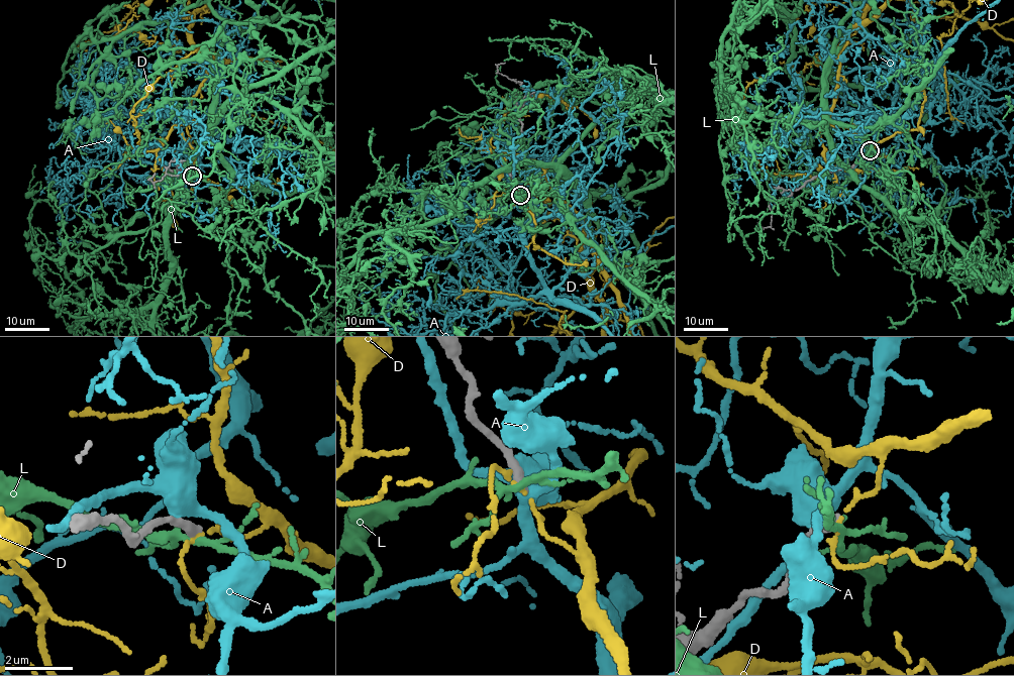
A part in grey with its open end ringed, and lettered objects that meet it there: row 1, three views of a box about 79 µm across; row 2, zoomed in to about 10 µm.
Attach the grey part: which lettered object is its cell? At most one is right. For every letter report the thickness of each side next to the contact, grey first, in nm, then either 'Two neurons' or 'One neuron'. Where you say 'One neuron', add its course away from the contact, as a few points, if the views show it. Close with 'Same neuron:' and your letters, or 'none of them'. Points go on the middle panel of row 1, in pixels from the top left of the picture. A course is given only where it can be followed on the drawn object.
A: Thickness 320 nm (grey) against 480 nm. Two neurons
D: Thickness 280 nm (grey) against 100 nm. Two neurons
L: Thickness 280 nm (grey) against 190 nm. Two neurons
Same neuron: none of them

